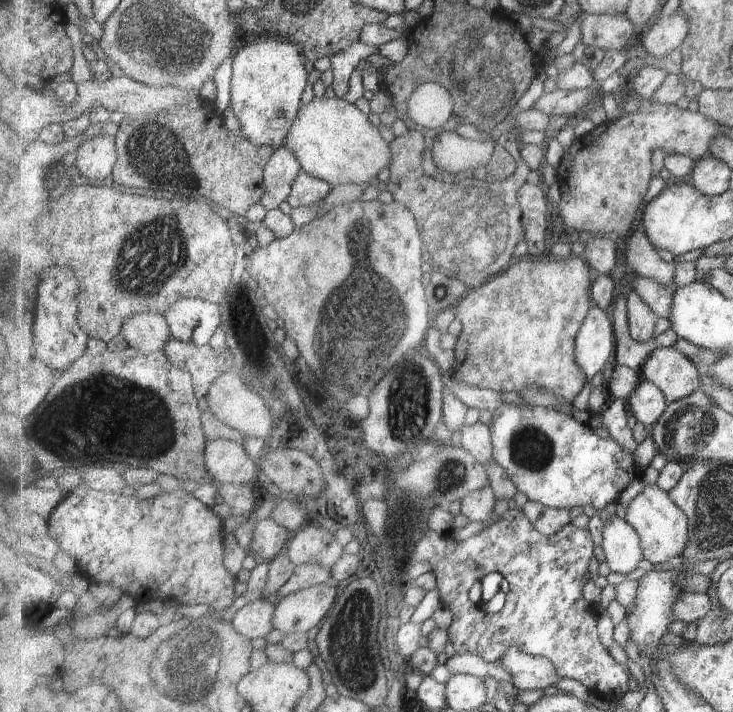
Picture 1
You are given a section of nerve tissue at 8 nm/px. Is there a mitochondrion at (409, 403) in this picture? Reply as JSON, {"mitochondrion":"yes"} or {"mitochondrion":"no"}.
{"mitochondrion":"yes"}

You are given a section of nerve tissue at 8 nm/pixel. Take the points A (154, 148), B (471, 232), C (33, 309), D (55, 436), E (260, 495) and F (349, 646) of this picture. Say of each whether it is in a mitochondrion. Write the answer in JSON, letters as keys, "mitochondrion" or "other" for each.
{"A":"mitochondrion","B":"mitochondrion","C":"other","D":"mitochondrion","E":"other","F":"mitochondrion"}

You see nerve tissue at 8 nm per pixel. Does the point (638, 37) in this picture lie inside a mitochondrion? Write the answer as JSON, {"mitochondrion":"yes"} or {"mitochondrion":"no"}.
{"mitochondrion":"no"}

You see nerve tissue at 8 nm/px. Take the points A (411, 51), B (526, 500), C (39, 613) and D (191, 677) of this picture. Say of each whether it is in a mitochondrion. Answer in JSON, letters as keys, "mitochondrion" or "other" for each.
{"A":"other","B":"other","C":"other","D":"mitochondrion"}

